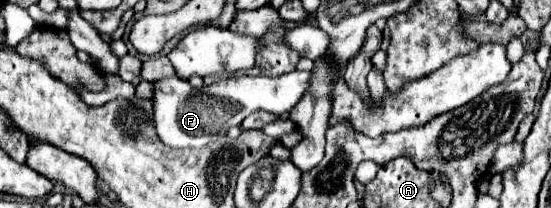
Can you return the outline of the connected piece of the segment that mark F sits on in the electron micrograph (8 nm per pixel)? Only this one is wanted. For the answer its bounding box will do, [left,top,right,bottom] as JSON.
[153,71,311,147]

